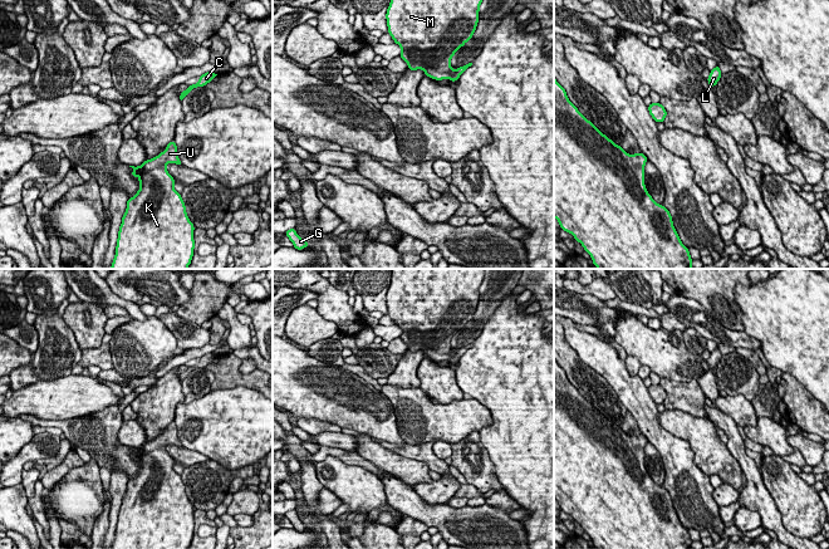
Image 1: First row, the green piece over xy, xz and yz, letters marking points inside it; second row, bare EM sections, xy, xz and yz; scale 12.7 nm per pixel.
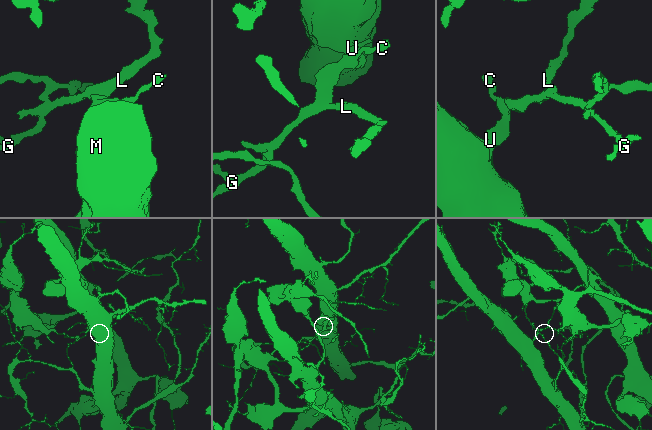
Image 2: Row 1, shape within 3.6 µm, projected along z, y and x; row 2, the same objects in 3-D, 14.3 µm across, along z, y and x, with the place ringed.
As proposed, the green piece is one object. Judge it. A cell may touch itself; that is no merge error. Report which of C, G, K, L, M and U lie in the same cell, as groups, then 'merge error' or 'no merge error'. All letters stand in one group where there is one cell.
C G K L M U; no merge error

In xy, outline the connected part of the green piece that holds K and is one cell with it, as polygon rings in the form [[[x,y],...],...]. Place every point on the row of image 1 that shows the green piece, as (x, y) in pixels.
[[[175,141],[158,156],[146,160],[133,168],[132,176],[139,177],[139,190],[127,201],[127,209],[118,231],[116,256],[111,269],[187,269],[195,249],[195,226],[186,214],[186,205],[175,188],[175,180],[166,165],[182,166]]]

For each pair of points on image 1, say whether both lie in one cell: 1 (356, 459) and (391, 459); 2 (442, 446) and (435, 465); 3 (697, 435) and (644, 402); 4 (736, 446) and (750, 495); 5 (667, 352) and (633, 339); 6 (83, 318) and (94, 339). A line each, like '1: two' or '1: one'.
1: two
2: two
3: two
4: one
5: one
6: one

